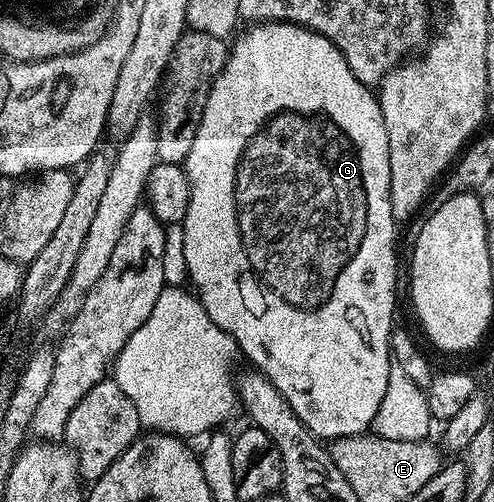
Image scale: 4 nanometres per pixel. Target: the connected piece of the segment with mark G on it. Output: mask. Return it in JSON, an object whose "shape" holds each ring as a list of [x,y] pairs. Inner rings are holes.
{"shape":[[[267,21],[249,26],[247,29],[249,31],[236,44],[234,42],[231,44],[226,65],[219,77],[212,83],[210,97],[206,97],[206,109],[202,113],[202,121],[198,125],[198,134],[194,137],[194,146],[182,164],[186,177],[190,181],[190,205],[186,209],[186,217],[183,221],[188,278],[200,304],[204,306],[206,313],[210,313],[210,321],[214,321],[214,325],[218,325],[218,329],[222,329],[234,340],[237,348],[242,352],[243,358],[245,355],[252,362],[249,364],[260,374],[266,376],[274,385],[274,389],[278,389],[278,393],[282,393],[284,400],[291,405],[294,413],[317,439],[331,441],[351,435],[363,435],[371,428],[374,417],[382,405],[382,397],[386,397],[386,385],[394,362],[389,352],[389,343],[394,328],[392,314],[396,311],[396,227],[398,227],[398,221],[392,215],[390,205],[390,141],[386,133],[380,101],[374,94],[373,88],[358,81],[358,77],[354,77],[350,65],[346,65],[346,57],[342,57],[340,50],[329,39],[322,37],[316,31],[311,31],[308,27],[299,27],[297,23],[269,23]]]}

